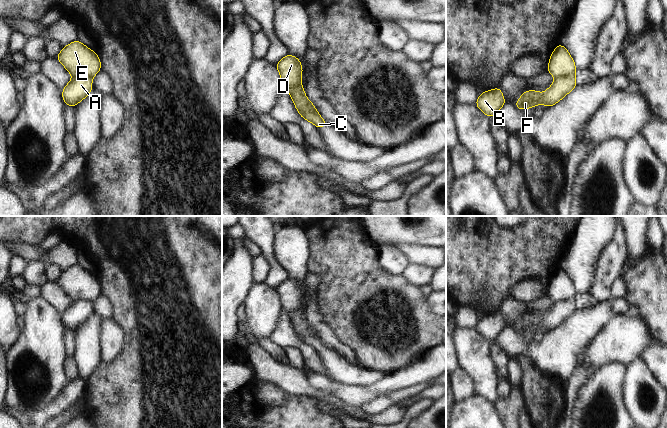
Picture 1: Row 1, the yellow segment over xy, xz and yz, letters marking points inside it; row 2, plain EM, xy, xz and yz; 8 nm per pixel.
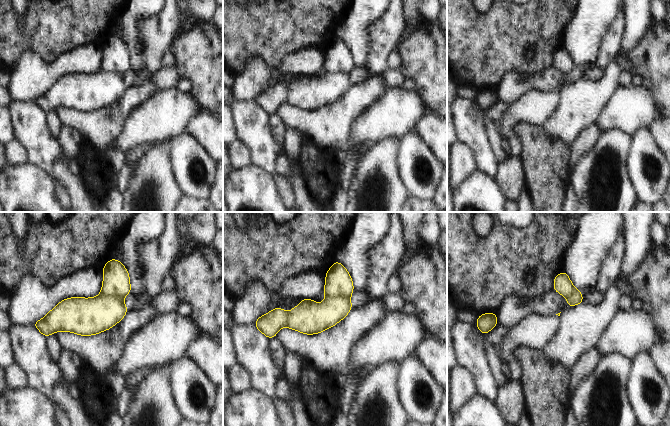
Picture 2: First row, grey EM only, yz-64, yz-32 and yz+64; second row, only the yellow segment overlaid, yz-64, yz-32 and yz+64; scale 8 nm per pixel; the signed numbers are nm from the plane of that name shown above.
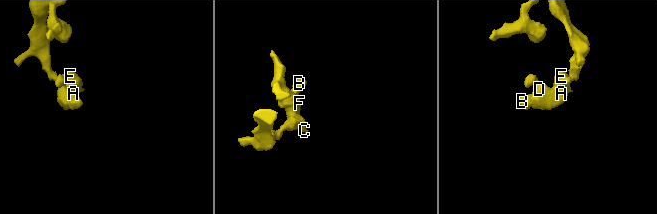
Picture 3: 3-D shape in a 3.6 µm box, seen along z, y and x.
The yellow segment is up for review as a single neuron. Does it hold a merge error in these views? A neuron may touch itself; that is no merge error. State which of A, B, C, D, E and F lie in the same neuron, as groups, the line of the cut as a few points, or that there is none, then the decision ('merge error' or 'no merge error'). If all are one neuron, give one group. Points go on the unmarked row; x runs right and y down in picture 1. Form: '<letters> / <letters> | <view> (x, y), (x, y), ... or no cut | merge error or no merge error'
A B C D F / E | yz (574, 297), (555, 302) | merge error

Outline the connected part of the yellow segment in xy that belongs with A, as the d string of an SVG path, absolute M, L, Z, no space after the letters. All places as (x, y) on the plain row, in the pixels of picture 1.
M73 301L62 314L62 322L66 329L75 331L92 313L92 301Z

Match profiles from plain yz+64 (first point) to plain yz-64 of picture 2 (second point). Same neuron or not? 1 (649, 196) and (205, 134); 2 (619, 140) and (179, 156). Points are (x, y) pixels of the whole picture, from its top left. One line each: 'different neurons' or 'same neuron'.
1: different neurons
2: different neurons

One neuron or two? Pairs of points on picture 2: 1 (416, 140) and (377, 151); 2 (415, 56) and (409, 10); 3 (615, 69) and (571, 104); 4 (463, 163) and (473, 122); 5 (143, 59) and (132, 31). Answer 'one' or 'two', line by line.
1: two
2: two
3: one
4: two
5: one

